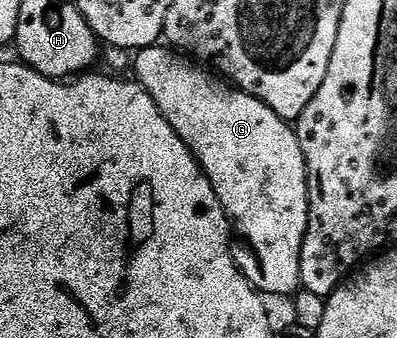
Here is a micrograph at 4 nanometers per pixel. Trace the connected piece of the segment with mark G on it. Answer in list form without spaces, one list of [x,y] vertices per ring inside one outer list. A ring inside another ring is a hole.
[[[168,46],[142,48],[136,56],[137,61],[133,64],[137,71],[136,83],[151,94],[171,130],[175,130],[175,134],[179,134],[182,142],[192,150],[223,210],[229,215],[232,231],[236,235],[238,232],[245,243],[245,252],[238,251],[235,256],[242,274],[266,297],[289,296],[298,291],[301,288],[301,247],[309,225],[309,171],[305,169],[303,150],[294,125],[279,118],[275,110],[254,96],[230,86],[188,55]]]

